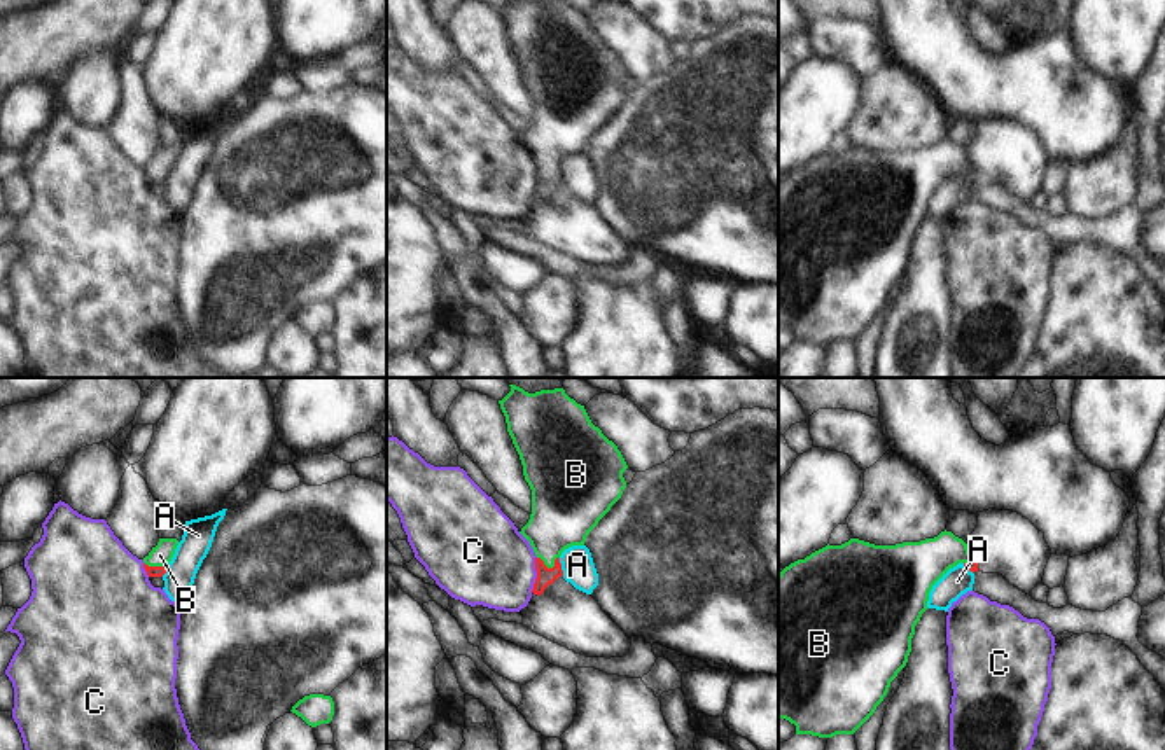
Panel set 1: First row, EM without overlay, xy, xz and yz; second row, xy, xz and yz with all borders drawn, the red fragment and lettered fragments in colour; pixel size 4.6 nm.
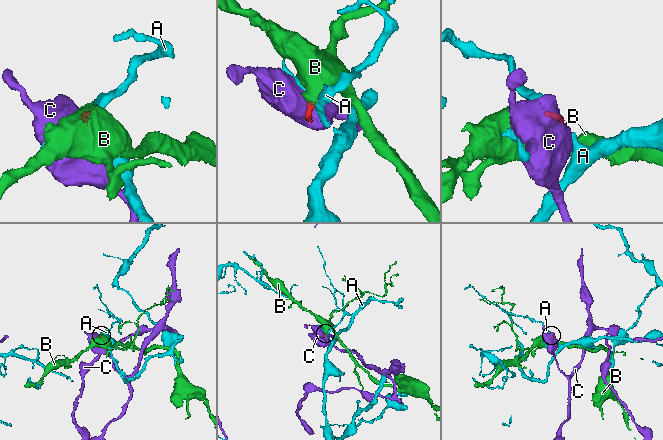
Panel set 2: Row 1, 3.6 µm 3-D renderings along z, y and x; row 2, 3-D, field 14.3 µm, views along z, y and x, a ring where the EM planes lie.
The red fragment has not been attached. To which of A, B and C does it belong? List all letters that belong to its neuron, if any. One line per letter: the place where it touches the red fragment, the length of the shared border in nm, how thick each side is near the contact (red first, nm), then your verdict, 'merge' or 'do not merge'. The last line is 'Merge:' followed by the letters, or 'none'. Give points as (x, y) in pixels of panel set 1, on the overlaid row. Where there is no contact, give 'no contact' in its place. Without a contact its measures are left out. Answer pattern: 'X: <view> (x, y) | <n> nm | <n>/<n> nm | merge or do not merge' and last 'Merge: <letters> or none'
A: xz (560, 567) | 90 nm | 80/150 nm | do not merge
B: xz (550, 569) | 100 nm | 80/280 nm | merge
C: xz (537, 574) | 170 nm | 80/400 nm | do not merge
Merge: B

